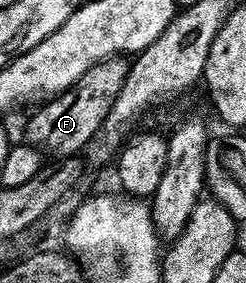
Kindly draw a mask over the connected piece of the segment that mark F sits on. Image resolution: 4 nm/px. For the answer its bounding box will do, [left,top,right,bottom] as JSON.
[25,57,130,156]

